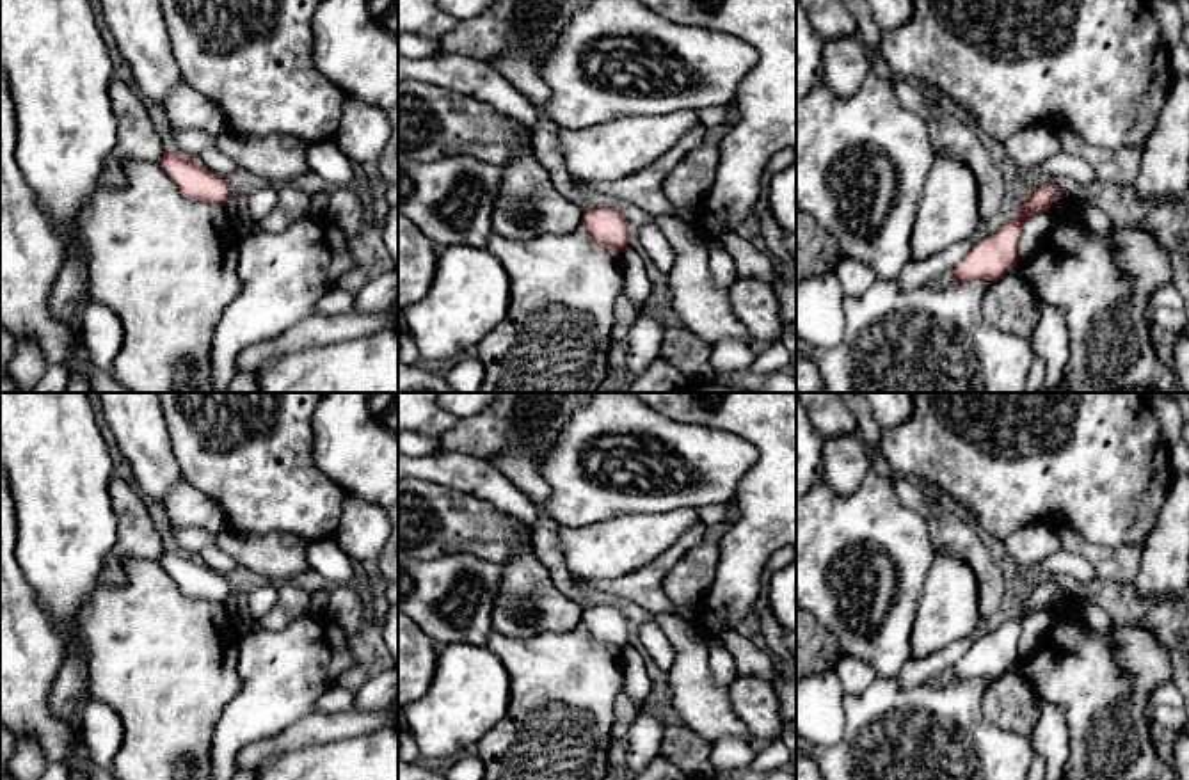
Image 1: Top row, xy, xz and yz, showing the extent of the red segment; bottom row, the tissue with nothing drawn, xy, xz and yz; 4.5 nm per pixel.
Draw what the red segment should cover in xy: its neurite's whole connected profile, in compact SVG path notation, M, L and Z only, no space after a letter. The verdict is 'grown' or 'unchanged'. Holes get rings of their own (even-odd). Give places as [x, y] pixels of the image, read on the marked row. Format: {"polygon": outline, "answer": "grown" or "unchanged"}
{"polygon": "M164 151L158 163L176 187L194 201L224 206L231 197L231 187L222 176L208 171L197 160L180 151Z", "answer": "unchanged"}

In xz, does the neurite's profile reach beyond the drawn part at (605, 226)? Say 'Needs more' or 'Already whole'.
Already whole

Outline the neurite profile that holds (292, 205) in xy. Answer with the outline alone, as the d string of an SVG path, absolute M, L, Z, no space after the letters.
M286 183L277 190L275 206L256 226L261 231L279 233L306 217L307 201L306 192Z

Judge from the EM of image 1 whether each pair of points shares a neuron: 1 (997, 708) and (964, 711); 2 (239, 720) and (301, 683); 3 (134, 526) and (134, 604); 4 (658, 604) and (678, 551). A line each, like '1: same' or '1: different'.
1: different
2: same
3: different
4: same

